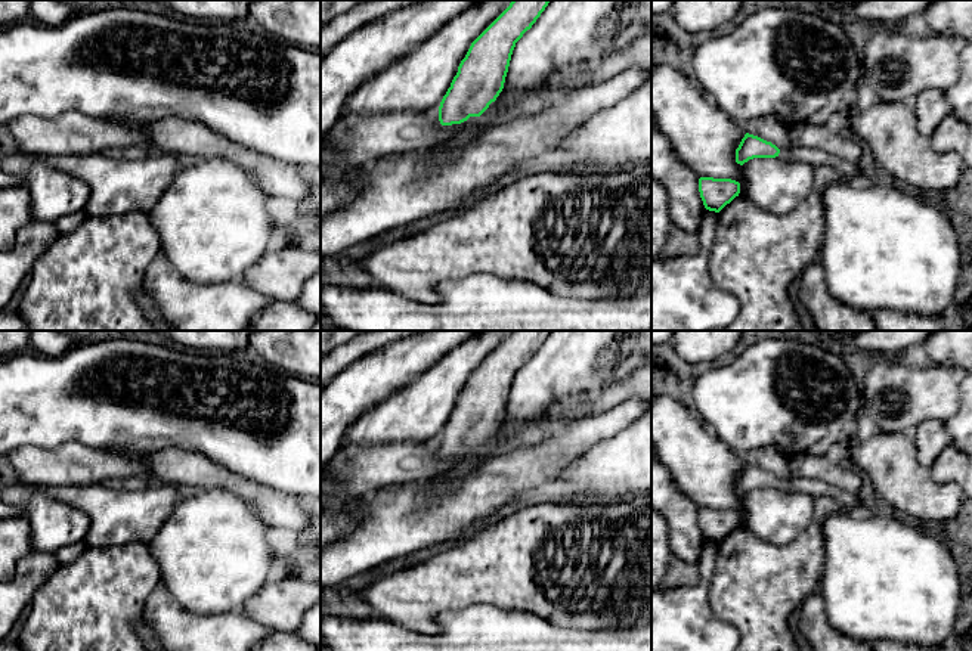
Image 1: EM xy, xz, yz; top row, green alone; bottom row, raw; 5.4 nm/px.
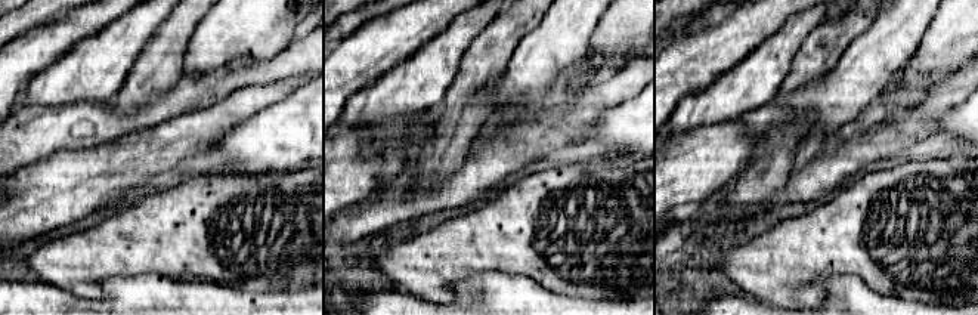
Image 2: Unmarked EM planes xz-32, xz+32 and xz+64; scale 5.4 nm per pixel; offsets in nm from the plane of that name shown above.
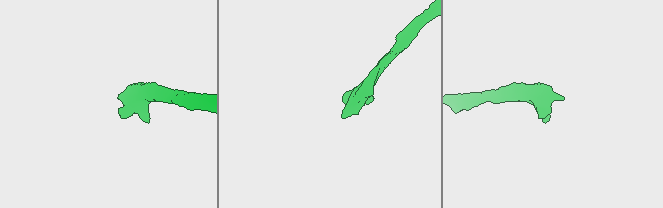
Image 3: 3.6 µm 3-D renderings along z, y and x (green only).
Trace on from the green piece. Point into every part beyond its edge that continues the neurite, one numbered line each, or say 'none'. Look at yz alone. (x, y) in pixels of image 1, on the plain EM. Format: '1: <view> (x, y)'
1: yz (850, 502)

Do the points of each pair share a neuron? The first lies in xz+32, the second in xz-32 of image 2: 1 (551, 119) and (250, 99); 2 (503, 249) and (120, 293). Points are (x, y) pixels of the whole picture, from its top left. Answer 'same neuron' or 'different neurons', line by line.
1: same neuron
2: different neurons

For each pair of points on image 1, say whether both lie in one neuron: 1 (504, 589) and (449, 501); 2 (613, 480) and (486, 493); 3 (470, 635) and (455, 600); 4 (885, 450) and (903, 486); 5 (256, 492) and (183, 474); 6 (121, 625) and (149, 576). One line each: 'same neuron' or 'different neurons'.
1: different neurons
2: different neurons
3: different neurons
4: same neuron
5: same neuron
6: same neuron

